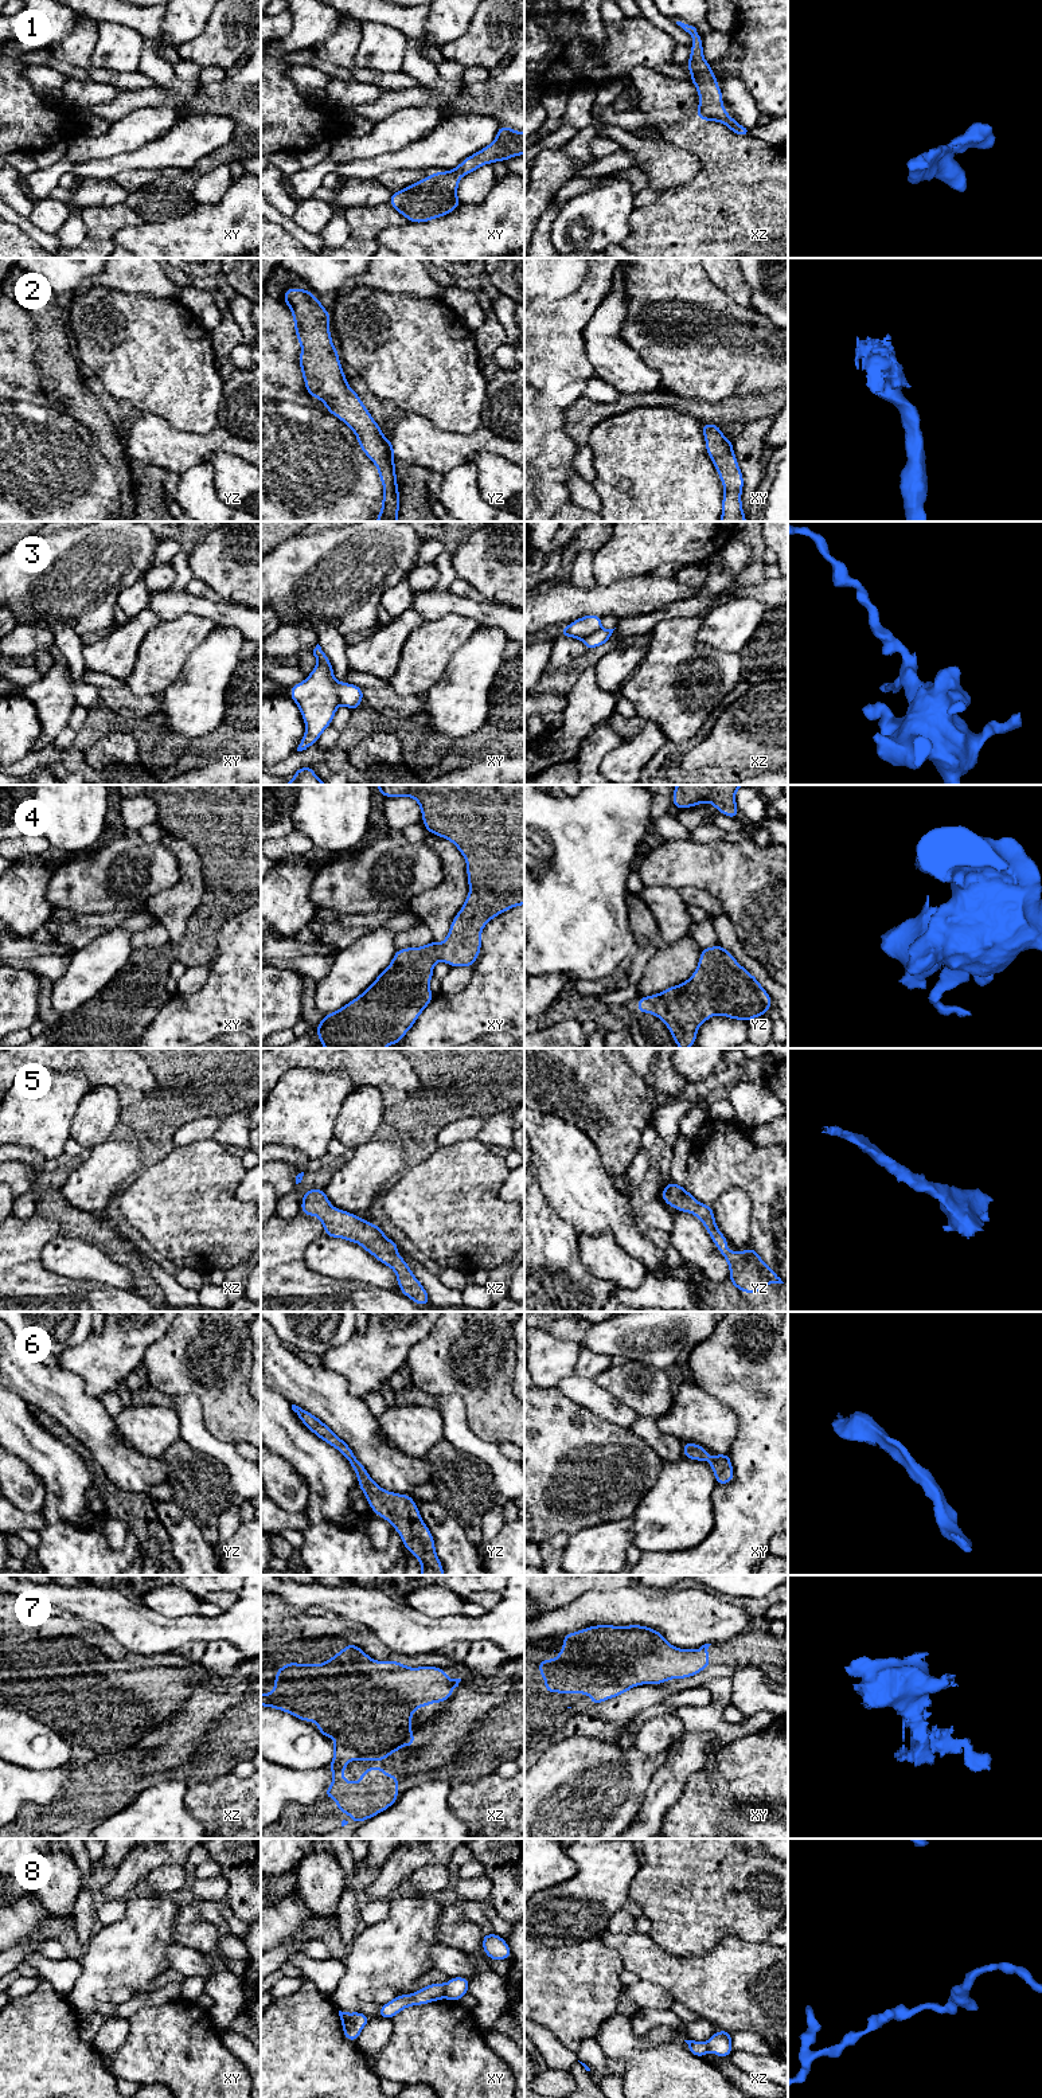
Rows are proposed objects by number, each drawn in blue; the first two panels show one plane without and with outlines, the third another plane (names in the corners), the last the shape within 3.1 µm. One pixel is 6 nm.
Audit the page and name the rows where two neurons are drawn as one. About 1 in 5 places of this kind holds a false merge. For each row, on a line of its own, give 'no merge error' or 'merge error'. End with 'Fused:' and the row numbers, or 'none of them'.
1: no merge error
2: no merge error
3: merge error
4: no merge error
5: no merge error
6: no merge error
7: no merge error
8: no merge error
Fused: 3

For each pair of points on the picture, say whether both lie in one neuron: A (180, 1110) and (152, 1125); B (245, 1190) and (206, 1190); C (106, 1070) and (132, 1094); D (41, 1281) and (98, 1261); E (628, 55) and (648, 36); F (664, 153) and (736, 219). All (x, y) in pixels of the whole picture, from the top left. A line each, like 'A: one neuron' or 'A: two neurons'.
A: one neuron
B: two neurons
C: one neuron
D: two neurons
E: one neuron
F: two neurons

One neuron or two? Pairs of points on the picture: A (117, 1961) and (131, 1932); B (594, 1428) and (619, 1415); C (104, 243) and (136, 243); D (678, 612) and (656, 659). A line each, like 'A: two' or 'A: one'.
A: one
B: two
C: two
D: two

